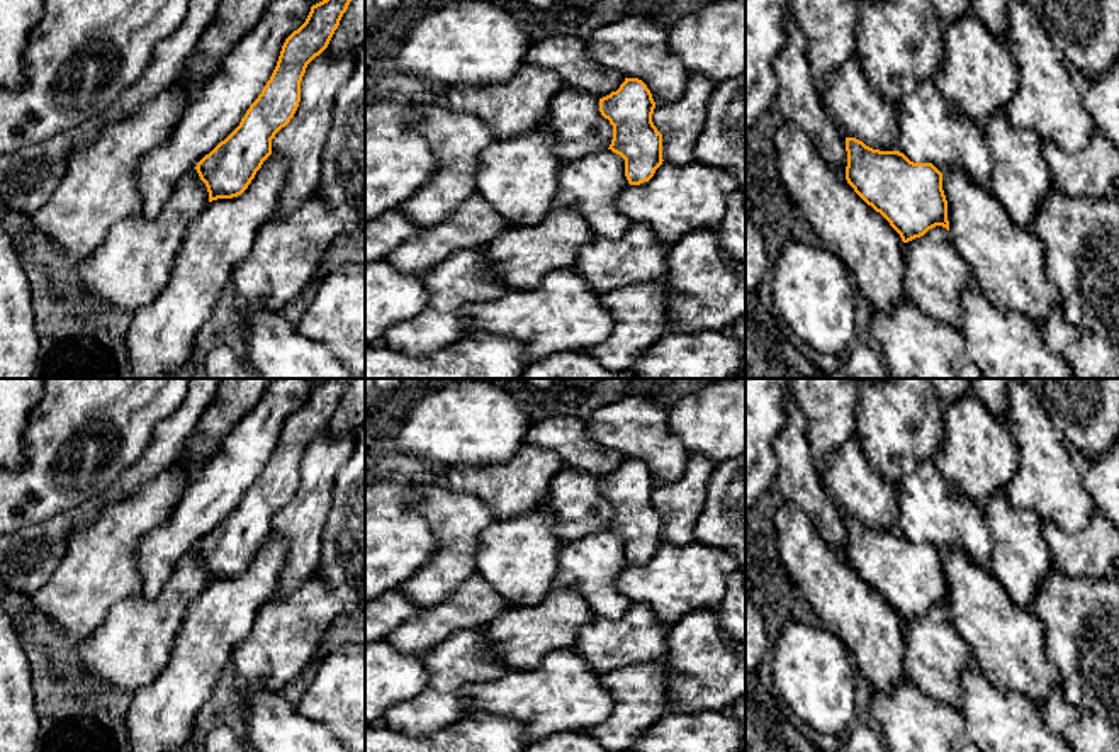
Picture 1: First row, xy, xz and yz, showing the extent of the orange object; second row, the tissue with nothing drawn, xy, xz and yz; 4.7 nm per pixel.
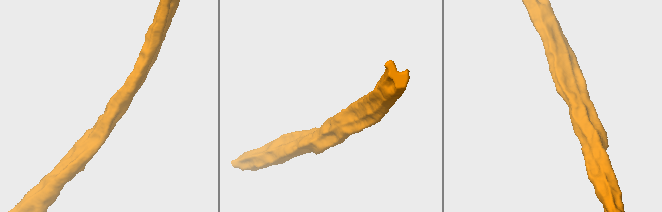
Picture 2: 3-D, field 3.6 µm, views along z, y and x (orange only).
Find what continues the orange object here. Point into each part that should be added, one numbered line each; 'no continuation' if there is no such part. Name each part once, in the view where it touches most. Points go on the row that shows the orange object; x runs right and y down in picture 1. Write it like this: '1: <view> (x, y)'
no continuation

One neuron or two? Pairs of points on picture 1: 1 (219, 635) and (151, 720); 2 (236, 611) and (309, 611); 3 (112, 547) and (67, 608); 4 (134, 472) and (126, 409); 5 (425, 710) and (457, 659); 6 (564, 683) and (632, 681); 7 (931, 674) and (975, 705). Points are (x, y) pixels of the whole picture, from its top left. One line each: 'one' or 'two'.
1: one
2: two
3: one
4: two
5: one
6: two
7: two

